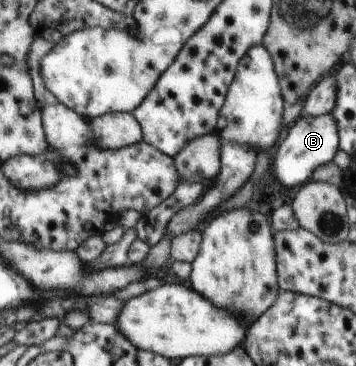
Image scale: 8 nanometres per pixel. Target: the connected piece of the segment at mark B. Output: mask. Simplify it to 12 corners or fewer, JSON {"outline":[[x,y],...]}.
{"outline":[[301,116],[273,149],[272,176],[306,185],[340,150],[337,119]]}

